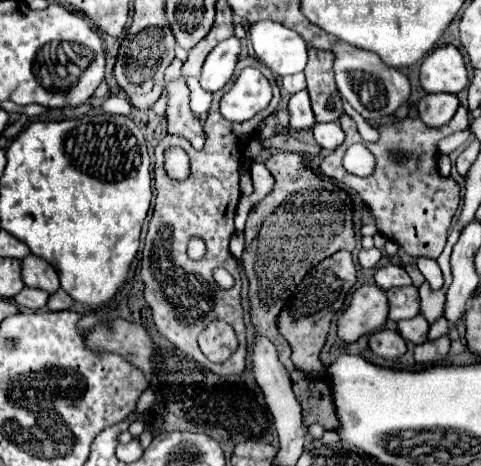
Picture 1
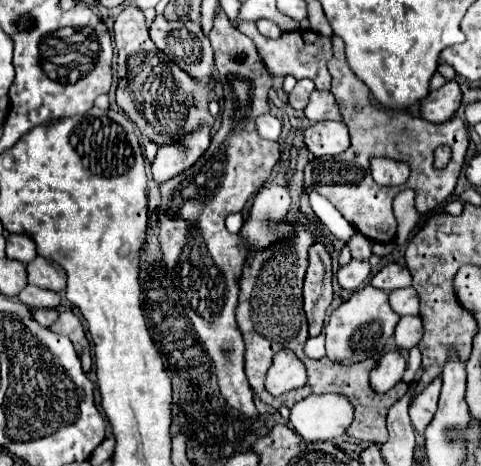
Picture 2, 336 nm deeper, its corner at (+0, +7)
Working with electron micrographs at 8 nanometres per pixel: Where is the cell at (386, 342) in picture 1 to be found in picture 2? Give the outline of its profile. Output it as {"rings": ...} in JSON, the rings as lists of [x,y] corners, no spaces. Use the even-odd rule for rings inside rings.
{"rings":[[[400,351],[384,353],[370,373],[372,389],[378,393],[386,393],[402,379],[404,369],[406,369],[406,359],[400,355]]]}

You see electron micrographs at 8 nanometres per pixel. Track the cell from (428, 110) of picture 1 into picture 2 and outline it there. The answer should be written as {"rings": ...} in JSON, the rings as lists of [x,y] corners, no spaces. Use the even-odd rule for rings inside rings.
{"rings":[[[456,81],[444,83],[440,89],[430,91],[420,101],[420,115],[432,123],[448,121],[462,103],[462,89]]]}

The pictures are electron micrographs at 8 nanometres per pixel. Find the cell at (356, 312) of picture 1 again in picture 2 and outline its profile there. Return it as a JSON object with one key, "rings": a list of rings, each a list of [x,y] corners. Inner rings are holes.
{"rings":[[[366,285],[330,313],[330,321],[324,329],[326,357],[344,365],[364,361],[368,357],[378,359],[386,347],[386,341],[394,335],[394,327],[398,321],[400,315],[392,313],[392,307],[388,305],[388,293]]]}

